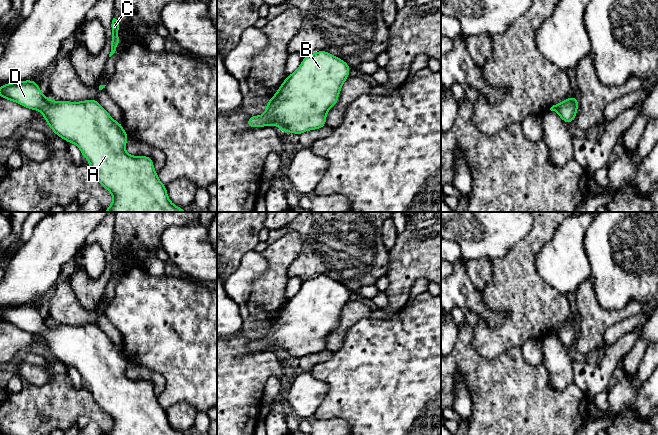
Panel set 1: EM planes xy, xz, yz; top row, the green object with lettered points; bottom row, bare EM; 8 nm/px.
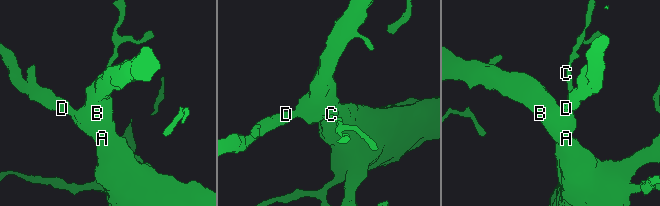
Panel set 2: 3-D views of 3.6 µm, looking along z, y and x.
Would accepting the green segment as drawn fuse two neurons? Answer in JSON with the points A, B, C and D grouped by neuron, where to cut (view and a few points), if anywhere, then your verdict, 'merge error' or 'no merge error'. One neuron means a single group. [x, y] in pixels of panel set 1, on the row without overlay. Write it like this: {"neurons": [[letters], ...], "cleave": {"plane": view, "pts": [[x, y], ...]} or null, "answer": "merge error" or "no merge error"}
{"neurons": [["A", "B", "C", "D"]], "cleave": null, "answer": "no merge error"}

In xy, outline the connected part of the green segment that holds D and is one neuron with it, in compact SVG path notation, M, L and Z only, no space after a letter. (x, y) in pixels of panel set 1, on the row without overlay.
M34 304L1 309L0 320L30 334L41 335L48 350L56 359L68 367L74 367L78 370L82 380L88 384L95 404L107 413L113 421L112 428L104 435L184 435L183 432L174 429L169 424L166 410L159 404L153 391L152 382L149 380L132 380L125 375L129 360L124 355L122 347L116 346L96 323L80 326L50 324L42 318L39 309Z

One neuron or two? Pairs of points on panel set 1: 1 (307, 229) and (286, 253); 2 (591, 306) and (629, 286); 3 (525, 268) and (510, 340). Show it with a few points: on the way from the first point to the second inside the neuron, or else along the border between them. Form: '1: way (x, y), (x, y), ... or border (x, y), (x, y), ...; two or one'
1: border (288, 231), (301, 239), (295, 259); two
2: border (590, 280), (598, 303), (606, 309), (620, 310); two
3: way (523, 286), (523, 322); one

